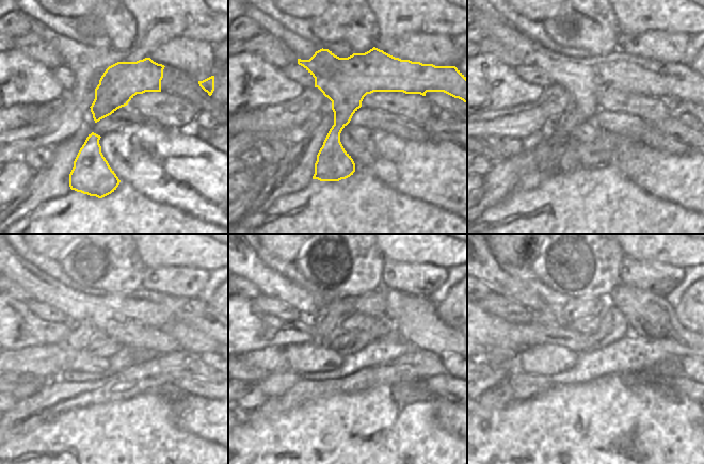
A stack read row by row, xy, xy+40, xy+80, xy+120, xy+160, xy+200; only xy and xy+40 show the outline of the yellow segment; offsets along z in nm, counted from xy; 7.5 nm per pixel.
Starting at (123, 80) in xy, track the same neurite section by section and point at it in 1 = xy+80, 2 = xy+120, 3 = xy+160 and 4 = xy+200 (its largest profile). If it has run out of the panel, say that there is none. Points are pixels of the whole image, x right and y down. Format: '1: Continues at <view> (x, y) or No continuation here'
1: Continues at xy+80 (585, 78)
2: Continues at xy+120 (155, 309)
3: Continues at xy+160 (270, 283)
4: Continues at xy+200 (489, 271)

